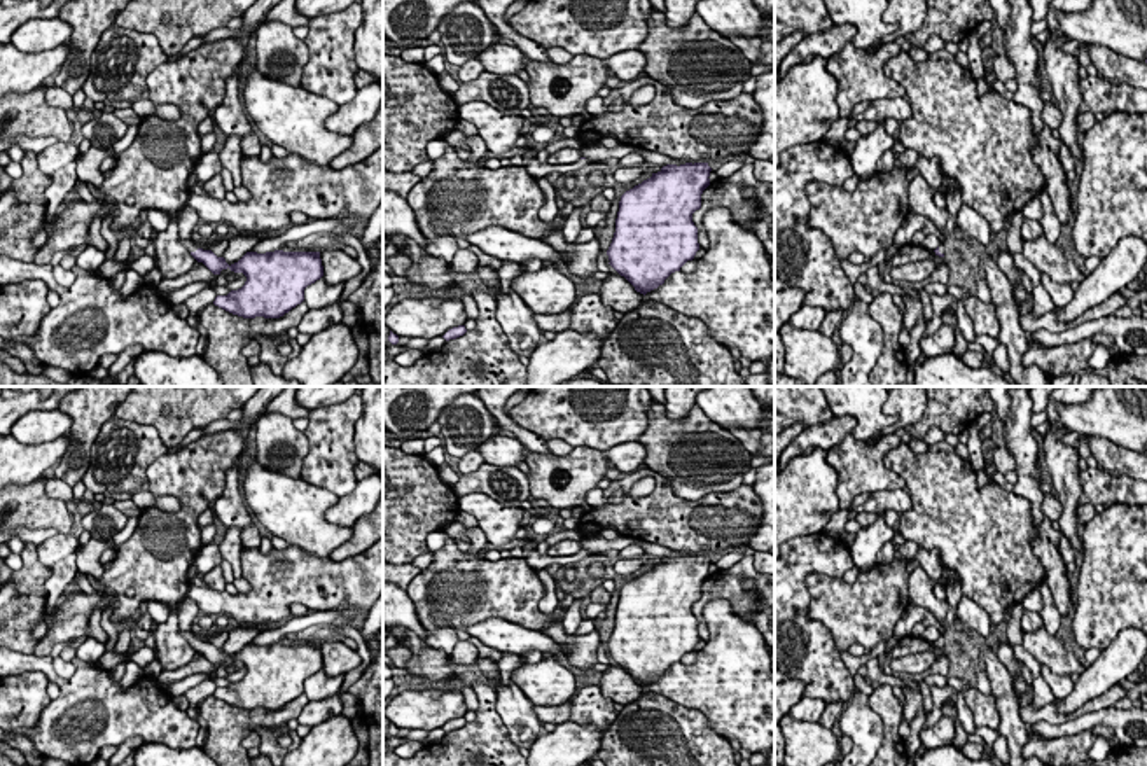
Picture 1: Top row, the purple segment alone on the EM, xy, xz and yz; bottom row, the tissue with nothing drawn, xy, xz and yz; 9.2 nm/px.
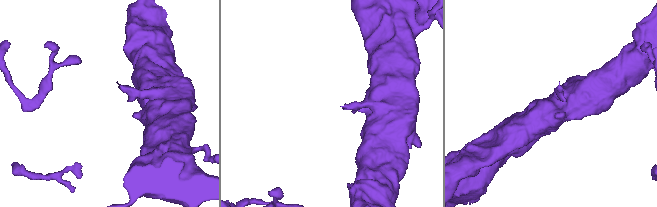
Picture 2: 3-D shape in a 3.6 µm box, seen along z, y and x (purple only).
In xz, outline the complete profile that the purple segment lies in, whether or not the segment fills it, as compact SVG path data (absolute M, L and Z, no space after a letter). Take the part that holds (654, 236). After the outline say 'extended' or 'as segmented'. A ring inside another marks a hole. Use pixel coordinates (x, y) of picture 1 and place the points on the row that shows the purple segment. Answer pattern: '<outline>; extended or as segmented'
M708 163L666 164L619 201L608 264L647 294L699 250L692 213L710 185Z; as segmented

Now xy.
M194 208L178 220L182 243L191 255L203 262L213 275L222 269L243 273L247 282L227 296L217 296L213 304L243 318L280 318L304 301L304 289L323 276L320 252L247 252L238 262L227 264L212 250L198 248L192 233L201 219Z; extended

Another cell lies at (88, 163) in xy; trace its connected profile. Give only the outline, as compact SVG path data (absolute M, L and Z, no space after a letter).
M89 147L86 152L79 154L75 159L75 166L77 166L77 178L82 182L89 182L93 185L101 185L101 182L105 180L105 173L100 170L100 164L107 159L107 157L115 157L117 154L112 152L105 152L101 149L96 147Z

